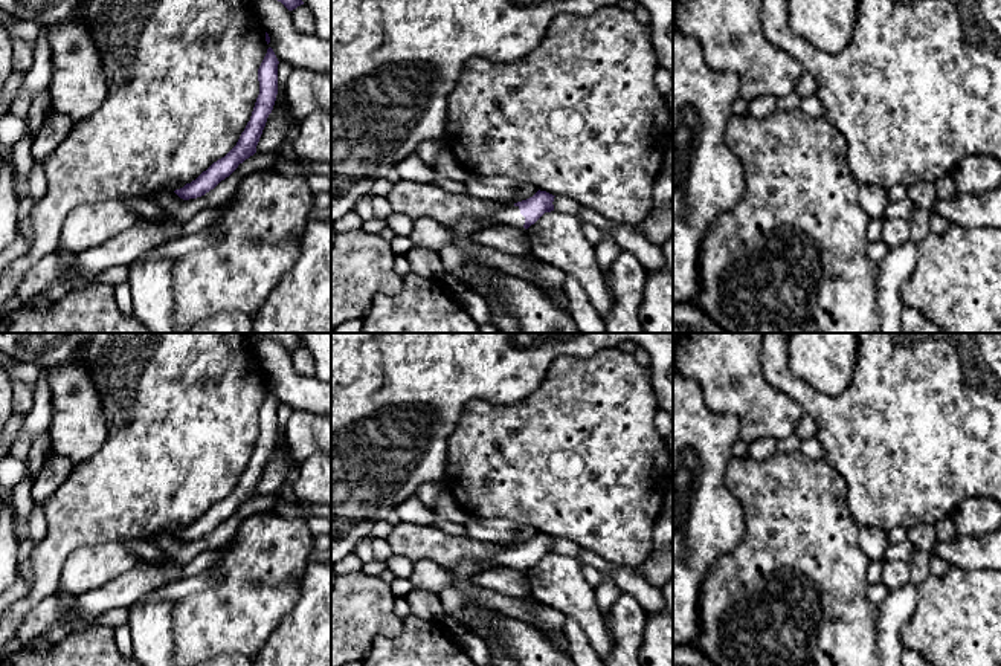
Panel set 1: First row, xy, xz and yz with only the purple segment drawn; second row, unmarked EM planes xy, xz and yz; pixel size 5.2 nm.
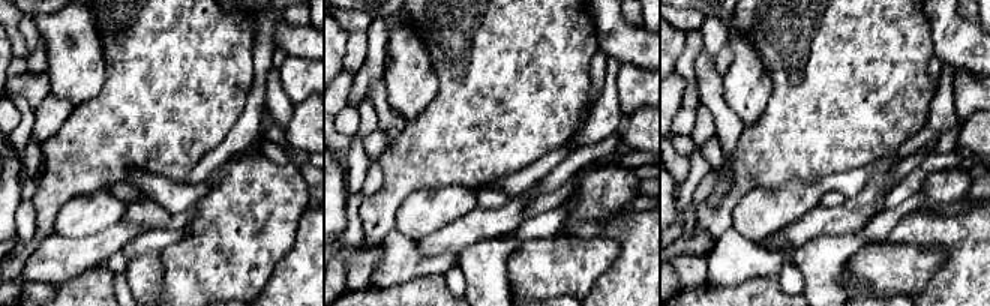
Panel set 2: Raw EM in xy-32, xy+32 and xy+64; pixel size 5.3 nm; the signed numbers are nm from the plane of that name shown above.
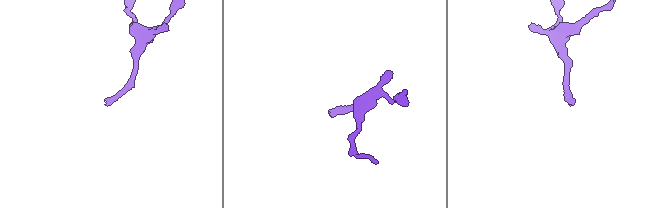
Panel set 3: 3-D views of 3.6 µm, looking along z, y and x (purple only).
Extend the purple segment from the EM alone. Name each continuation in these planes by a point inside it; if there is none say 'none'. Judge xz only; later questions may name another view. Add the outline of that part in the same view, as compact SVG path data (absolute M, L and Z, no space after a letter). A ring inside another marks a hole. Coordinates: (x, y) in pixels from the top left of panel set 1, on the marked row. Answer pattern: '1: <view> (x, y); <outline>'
1: xz (467, 226); M514 205L487 218L475 218L472 215L465 215L455 225L449 226L449 229L455 235L453 246L462 249L464 252L476 249L479 243L473 241L472 237L481 232L484 228L490 228L494 225L511 225L523 228L525 217L520 214L519 206Z

